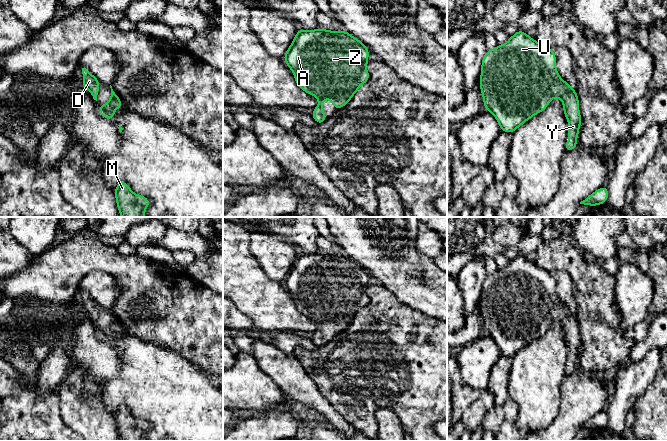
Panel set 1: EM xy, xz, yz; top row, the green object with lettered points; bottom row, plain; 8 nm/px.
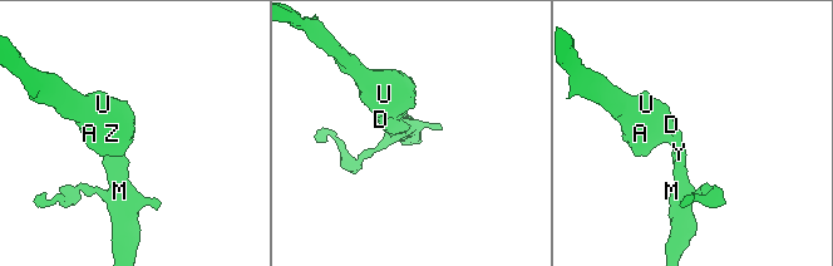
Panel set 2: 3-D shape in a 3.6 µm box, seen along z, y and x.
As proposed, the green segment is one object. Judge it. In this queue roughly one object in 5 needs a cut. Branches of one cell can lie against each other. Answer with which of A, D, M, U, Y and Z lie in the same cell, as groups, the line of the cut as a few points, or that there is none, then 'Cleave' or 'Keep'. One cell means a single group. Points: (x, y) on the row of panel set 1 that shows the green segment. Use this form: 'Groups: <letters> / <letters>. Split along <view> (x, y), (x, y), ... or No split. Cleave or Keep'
Groups: A D M U Y Z. No split. Keep

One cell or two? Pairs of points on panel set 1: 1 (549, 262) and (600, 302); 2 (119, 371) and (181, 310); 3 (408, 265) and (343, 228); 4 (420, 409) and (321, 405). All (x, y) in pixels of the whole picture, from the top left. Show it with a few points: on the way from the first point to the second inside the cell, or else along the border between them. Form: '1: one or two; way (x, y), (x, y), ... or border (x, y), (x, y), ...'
1: one; way (563, 262), (566, 262), (592, 288)
2: two; border (127, 333), (156, 343), (171, 351)
3: one; way (392, 261), (379, 260), (359, 240)
4: two; border (317, 387), (321, 394), (348, 422)

